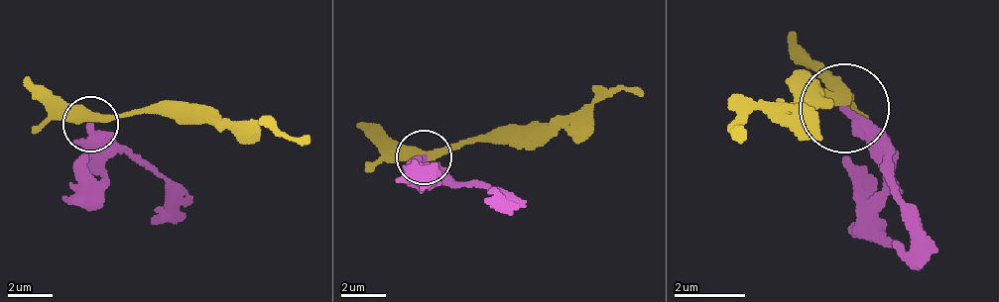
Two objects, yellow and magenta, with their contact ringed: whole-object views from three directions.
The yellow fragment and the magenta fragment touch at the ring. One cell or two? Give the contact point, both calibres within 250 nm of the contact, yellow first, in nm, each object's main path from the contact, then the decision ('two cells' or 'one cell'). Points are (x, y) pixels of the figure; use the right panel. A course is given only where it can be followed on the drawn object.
at (844, 108); 440 nm thick on the yellow side, 300 nm on the other; yellow runs (842, 101), (815, 92), (762, 101), (735, 128), (744, 137); magenta runs (842, 110), (905, 199), (914, 244), (914, 270); two cells

